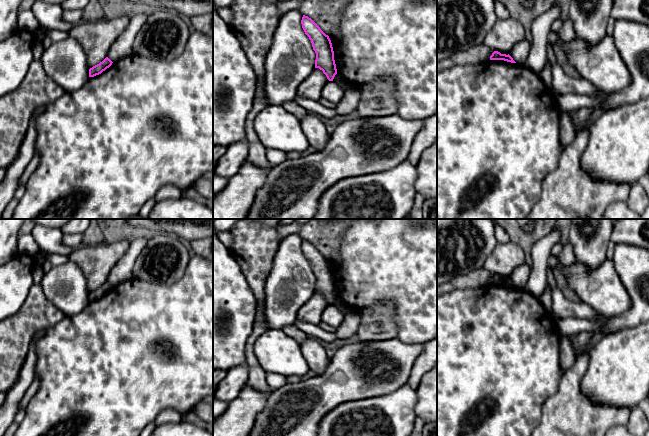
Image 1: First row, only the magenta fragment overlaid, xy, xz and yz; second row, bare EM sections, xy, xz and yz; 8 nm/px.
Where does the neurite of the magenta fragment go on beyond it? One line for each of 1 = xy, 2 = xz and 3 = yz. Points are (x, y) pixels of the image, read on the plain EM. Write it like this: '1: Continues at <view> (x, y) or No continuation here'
1: No continuation here
2: No continuation here
3: No continuation here

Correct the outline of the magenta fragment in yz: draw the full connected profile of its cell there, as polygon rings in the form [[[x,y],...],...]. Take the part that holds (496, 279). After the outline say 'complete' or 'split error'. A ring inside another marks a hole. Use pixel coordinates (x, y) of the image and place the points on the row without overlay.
[[[494,275],[492,279],[490,280],[490,284],[504,284],[511,287],[516,287],[513,282],[508,278],[501,278],[498,275]]]; complete

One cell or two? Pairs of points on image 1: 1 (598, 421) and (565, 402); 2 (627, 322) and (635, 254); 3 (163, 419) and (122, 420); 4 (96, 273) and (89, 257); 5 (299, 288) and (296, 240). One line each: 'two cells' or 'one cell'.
1: one cell
2: one cell
3: two cells
4: one cell
5: one cell

